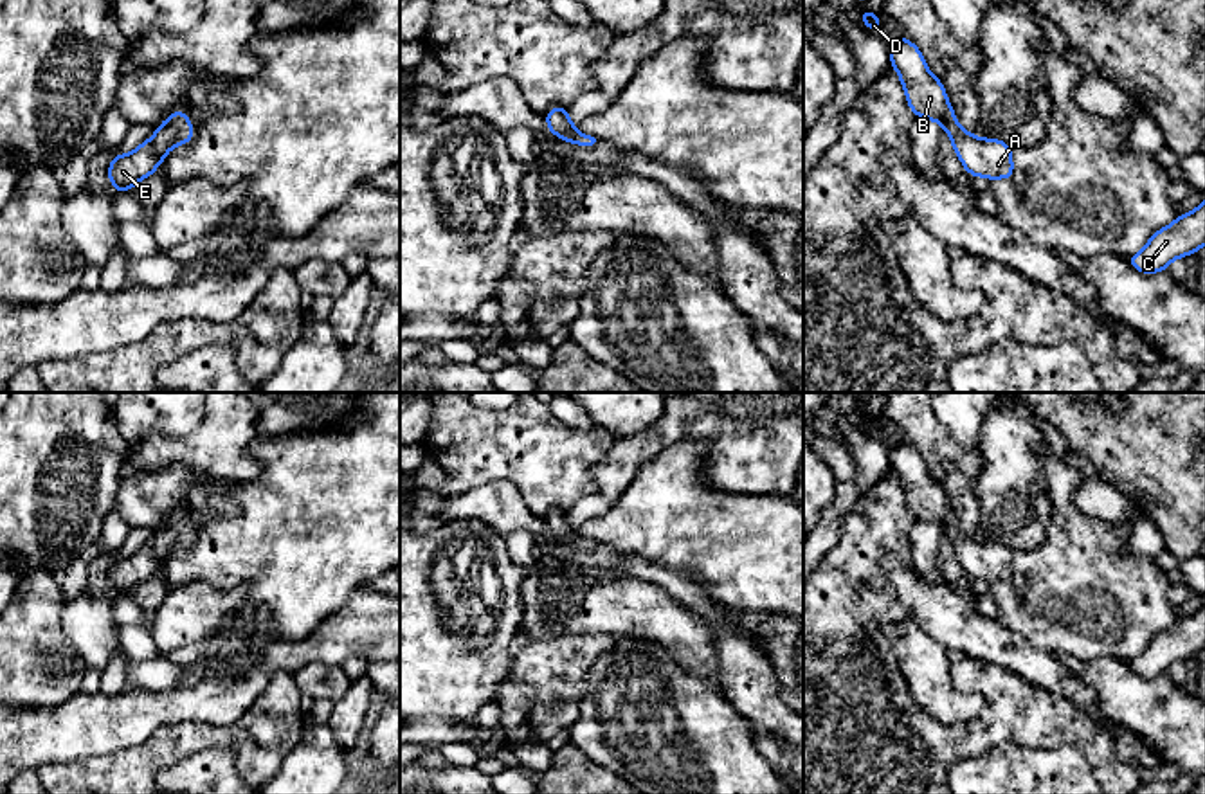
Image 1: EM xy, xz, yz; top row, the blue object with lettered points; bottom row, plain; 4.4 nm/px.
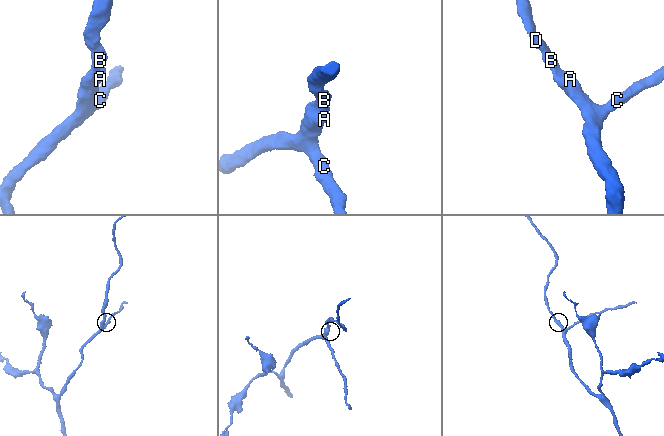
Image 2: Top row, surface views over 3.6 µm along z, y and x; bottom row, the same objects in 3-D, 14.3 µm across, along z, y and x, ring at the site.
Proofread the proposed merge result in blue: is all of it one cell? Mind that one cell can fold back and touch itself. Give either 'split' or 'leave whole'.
leave whole

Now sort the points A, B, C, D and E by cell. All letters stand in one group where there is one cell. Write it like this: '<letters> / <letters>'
A B C D E

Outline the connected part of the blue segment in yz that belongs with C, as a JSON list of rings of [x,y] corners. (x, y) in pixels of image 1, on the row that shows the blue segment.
[[[1205,198],[1192,212],[1180,214],[1171,225],[1155,232],[1147,245],[1129,256],[1129,265],[1142,274],[1167,270],[1176,257],[1187,257],[1205,245]]]

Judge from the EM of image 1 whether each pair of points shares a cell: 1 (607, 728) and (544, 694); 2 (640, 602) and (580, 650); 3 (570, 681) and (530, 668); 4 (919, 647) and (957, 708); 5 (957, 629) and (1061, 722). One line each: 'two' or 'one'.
1: two
2: two
3: one
4: one
5: two

